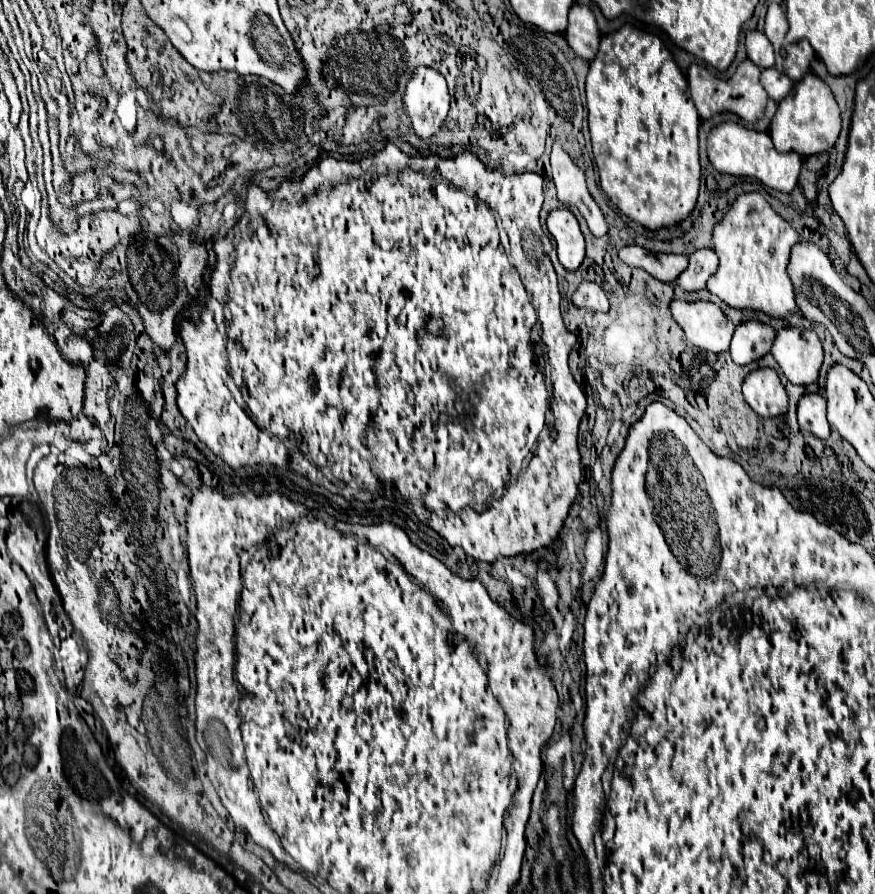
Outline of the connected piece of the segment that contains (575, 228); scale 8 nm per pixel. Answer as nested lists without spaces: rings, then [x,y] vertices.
[[[554,209],[548,213],[546,227],[556,241],[558,261],[564,269],[576,271],[584,259],[584,235],[570,209]]]

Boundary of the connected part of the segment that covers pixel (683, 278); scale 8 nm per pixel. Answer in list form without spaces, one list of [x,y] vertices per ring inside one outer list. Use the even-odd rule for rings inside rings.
[[[698,249],[690,255],[690,265],[680,273],[678,285],[684,291],[702,291],[714,269],[718,269],[718,255],[712,249]]]

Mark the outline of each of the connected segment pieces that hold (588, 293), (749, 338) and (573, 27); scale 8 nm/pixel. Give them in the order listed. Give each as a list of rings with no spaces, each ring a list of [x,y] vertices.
[[[582,281],[578,285],[578,289],[572,293],[572,303],[576,307],[586,307],[592,311],[602,311],[602,313],[606,313],[610,307],[608,297],[602,291],[602,287],[596,283],[590,283],[590,281]]]
[[[760,321],[740,323],[730,343],[732,361],[738,365],[748,365],[756,359],[762,359],[770,351],[774,337],[776,331],[770,325],[764,325]]]
[[[574,3],[570,9],[570,25],[564,33],[568,45],[586,61],[592,61],[598,53],[600,31],[596,25],[596,17],[590,7]]]

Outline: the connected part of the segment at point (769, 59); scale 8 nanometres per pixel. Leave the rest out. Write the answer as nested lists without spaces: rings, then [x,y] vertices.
[[[748,31],[746,33],[746,51],[748,51],[748,59],[754,61],[758,67],[766,69],[766,67],[774,65],[774,51],[764,33]]]

